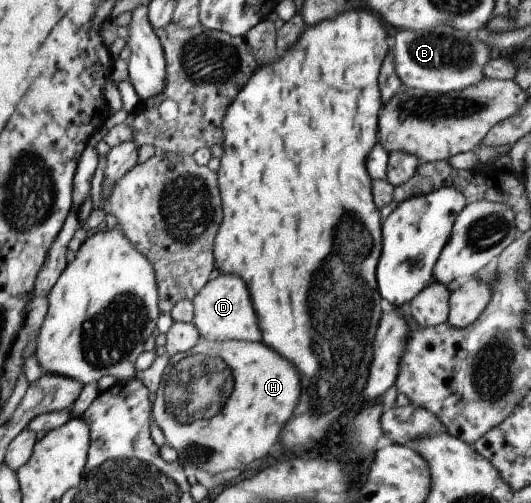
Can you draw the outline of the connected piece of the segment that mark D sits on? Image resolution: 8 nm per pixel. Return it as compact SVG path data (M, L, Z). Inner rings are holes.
M221 274L214 280L208 281L204 288L193 298L194 326L202 338L209 341L227 341L230 339L260 342L262 332L258 326L258 318L254 305L250 300L250 292L246 282L234 274Z

